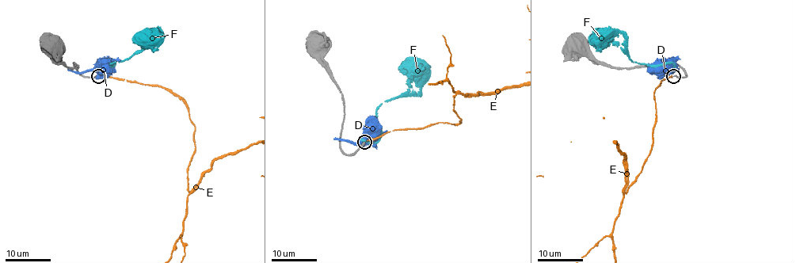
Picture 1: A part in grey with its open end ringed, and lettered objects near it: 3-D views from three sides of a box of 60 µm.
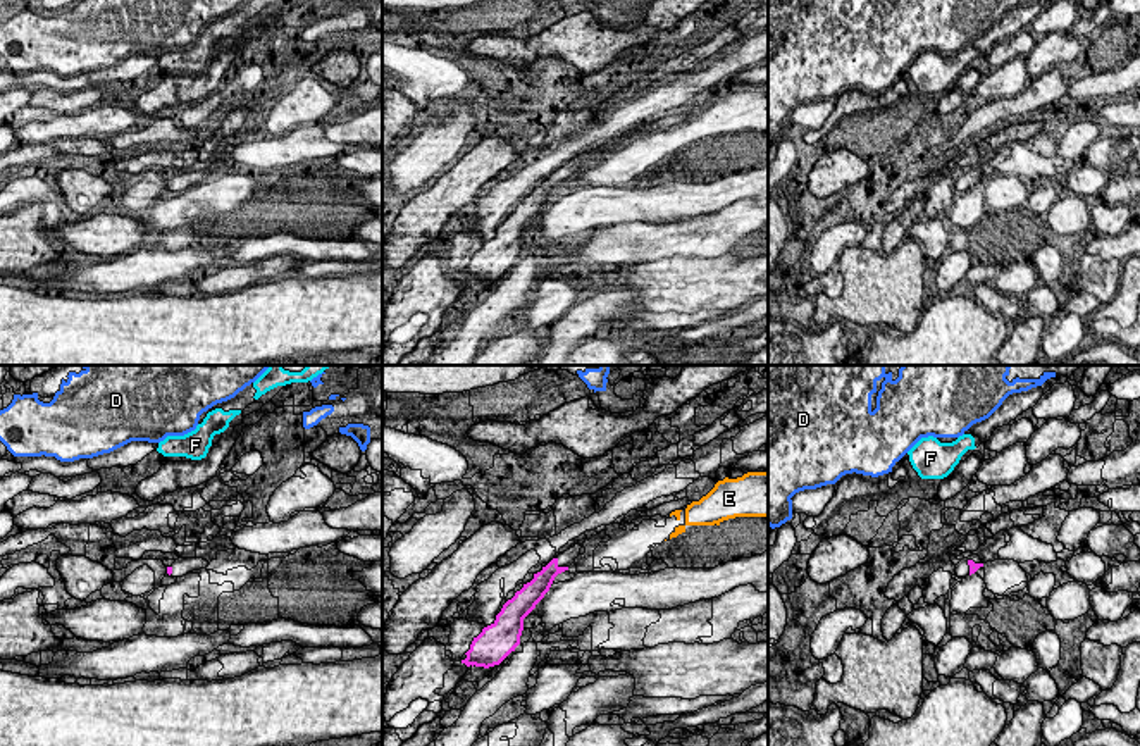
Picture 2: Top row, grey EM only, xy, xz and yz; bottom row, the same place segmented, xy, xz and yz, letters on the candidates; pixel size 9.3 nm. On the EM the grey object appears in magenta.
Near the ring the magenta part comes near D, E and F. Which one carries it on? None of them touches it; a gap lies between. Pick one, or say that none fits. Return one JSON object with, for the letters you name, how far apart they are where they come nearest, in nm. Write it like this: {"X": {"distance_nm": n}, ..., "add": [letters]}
{"add": []}

